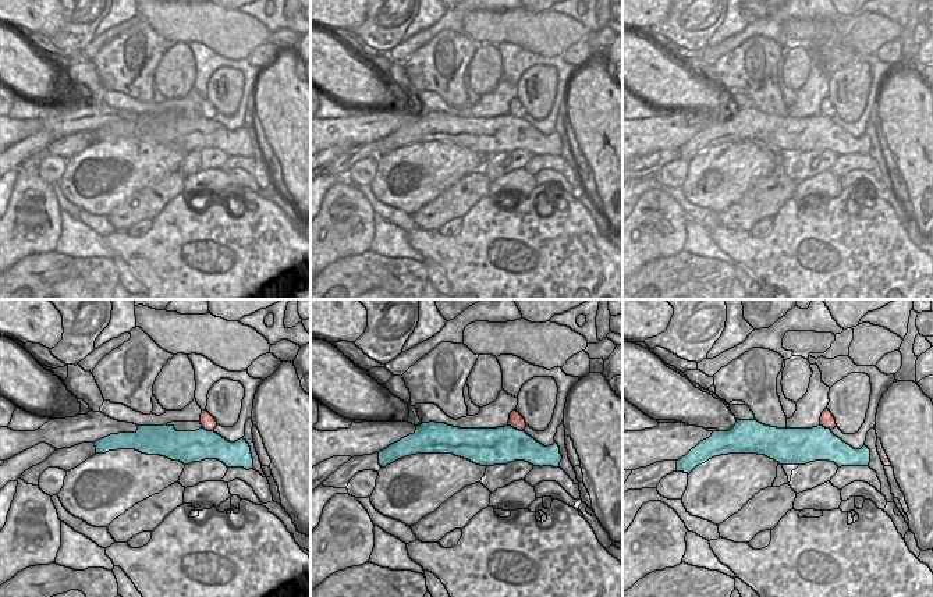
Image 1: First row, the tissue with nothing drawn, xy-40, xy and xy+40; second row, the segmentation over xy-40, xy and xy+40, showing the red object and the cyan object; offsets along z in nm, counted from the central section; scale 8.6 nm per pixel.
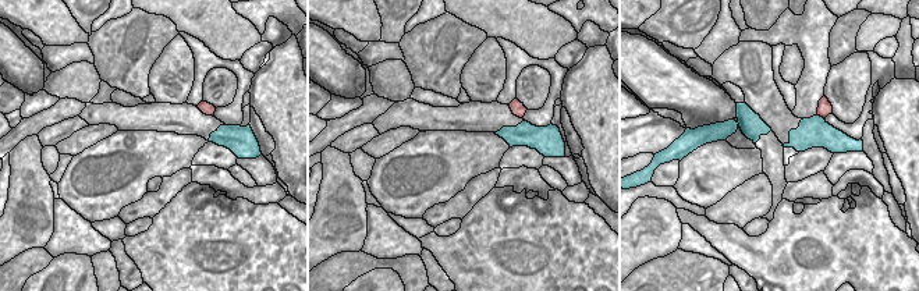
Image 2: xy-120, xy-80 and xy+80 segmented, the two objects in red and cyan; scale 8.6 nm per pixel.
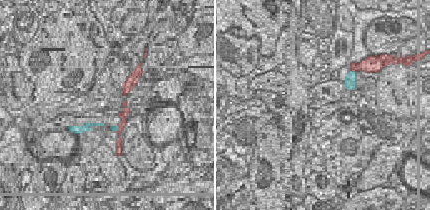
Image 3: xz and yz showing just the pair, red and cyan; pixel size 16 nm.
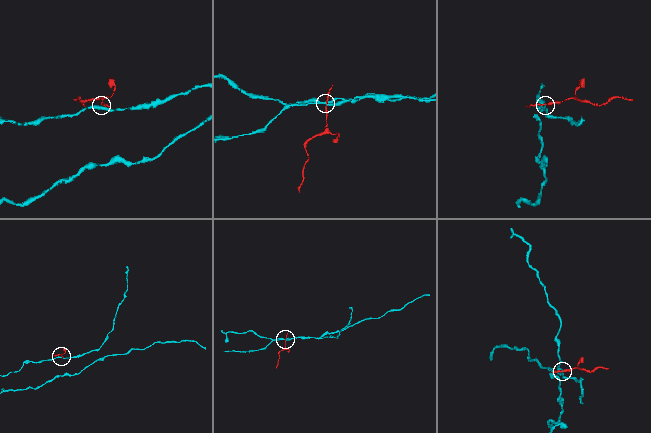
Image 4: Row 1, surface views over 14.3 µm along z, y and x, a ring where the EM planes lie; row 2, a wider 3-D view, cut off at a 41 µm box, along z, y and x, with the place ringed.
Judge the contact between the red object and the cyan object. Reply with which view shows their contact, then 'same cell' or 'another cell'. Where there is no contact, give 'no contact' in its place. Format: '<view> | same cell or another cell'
xy | another cell

